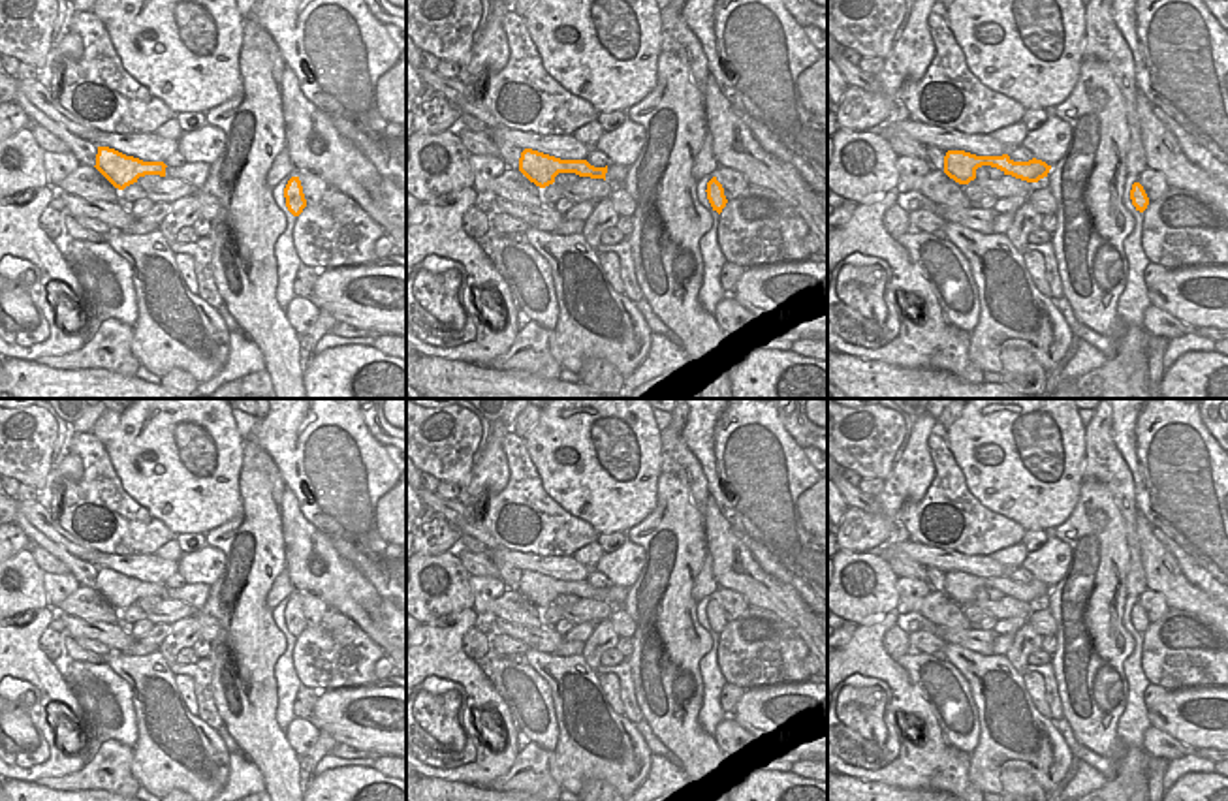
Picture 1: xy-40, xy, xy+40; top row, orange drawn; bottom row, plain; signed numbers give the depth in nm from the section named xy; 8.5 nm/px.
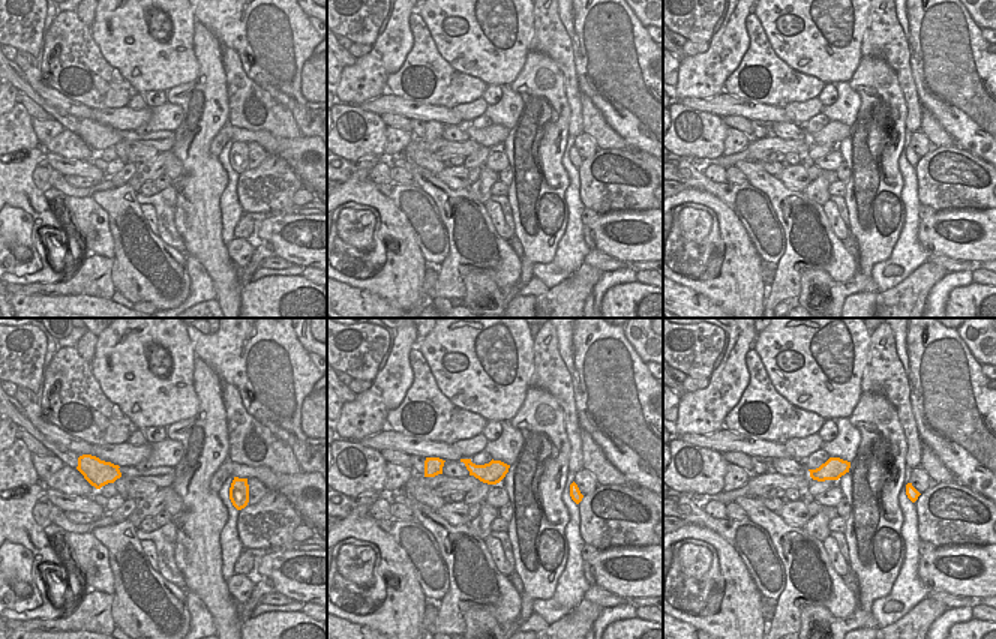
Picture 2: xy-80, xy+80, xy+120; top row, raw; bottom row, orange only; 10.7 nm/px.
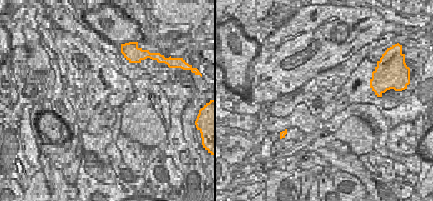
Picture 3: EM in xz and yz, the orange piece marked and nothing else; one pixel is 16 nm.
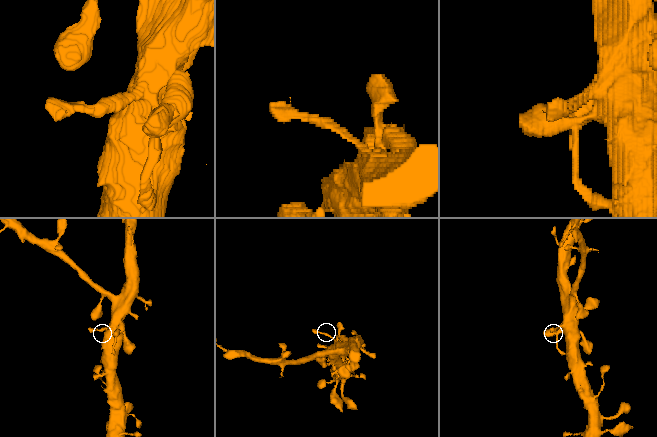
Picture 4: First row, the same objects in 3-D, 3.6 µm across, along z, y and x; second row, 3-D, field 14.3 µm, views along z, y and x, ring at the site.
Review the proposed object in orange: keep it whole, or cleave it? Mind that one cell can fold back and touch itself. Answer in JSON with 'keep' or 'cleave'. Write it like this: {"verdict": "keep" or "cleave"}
{"verdict": "keep"}

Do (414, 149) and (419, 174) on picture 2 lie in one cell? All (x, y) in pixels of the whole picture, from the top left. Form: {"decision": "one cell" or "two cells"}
{"decision": "two cells"}

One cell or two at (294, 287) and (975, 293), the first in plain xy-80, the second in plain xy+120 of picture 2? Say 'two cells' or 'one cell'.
one cell

